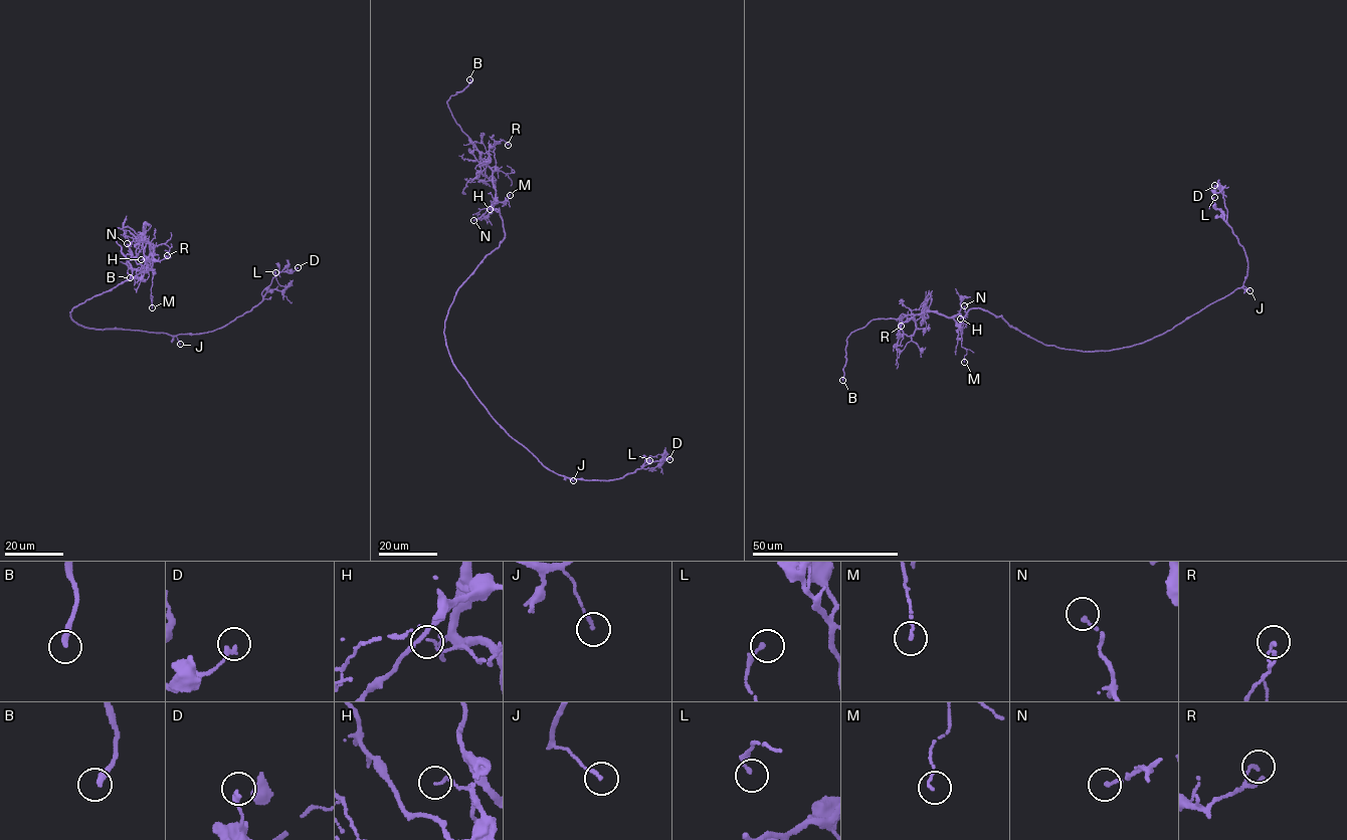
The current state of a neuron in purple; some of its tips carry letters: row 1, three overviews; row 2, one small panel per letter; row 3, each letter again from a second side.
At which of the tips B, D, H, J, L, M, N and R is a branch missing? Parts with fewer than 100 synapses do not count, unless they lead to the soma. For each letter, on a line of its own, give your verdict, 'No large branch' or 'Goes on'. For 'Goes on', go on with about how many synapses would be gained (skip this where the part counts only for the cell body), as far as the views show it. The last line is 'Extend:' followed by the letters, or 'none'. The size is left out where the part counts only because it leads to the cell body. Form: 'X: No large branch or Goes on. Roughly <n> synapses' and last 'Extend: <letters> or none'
B: Goes on
D: No large branch
H: No large branch
J: No large branch
L: No large branch
M: No large branch
N: No large branch
R: No large branch
Extend: B

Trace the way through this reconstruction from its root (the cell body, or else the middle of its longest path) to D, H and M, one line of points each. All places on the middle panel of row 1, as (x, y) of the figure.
D: (444, 333), (452, 364), (474, 395), (511, 436), (555, 472), (610, 480), (669, 459)
H: (444, 333), (444, 321), (457, 288), (504, 238), (500, 214), (497, 209), (490, 209)
M: (444, 333), (444, 321), (457, 288), (504, 238), (503, 220), (494, 202), (507, 201), (510, 195)

